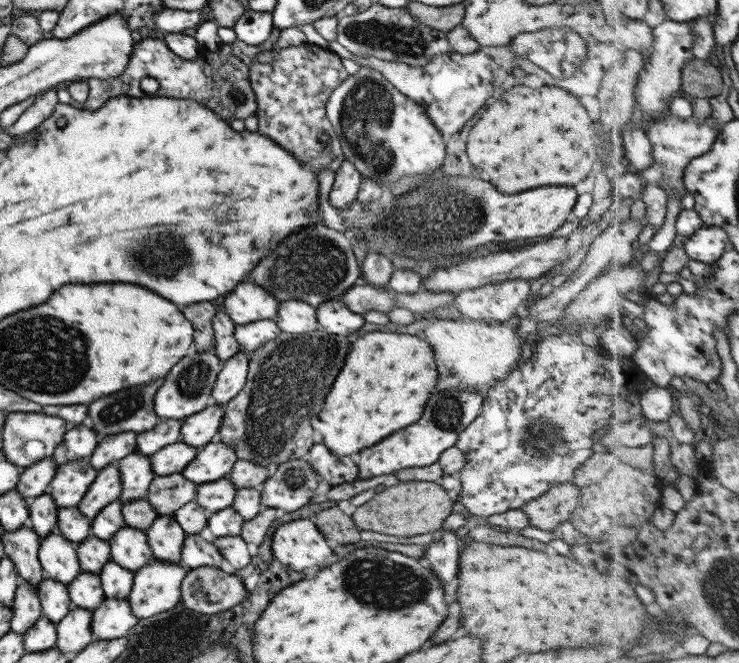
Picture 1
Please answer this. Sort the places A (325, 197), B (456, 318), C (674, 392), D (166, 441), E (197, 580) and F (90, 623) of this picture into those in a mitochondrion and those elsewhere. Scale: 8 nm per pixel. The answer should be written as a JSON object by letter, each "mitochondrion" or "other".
{"A":"other","B":"other","C":"other","D":"other","E":"other","F":"other"}

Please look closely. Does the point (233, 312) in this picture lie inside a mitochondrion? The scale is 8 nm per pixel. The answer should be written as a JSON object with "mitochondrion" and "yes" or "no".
{"mitochondrion":"no"}

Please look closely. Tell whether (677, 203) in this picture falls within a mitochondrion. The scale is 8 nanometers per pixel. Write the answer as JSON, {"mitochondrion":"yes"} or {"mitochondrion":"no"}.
{"mitochondrion":"no"}

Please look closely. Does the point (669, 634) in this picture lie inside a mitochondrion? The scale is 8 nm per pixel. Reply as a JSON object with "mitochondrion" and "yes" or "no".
{"mitochondrion":"yes"}

